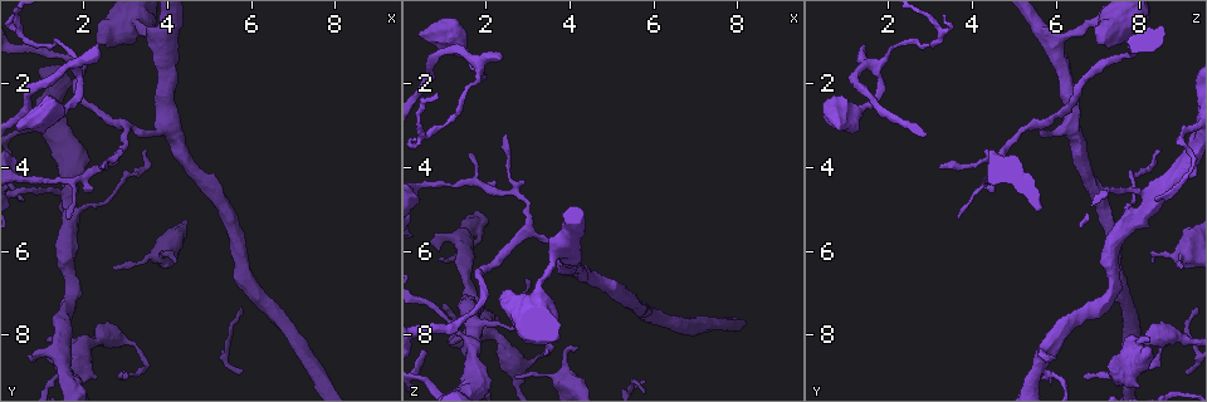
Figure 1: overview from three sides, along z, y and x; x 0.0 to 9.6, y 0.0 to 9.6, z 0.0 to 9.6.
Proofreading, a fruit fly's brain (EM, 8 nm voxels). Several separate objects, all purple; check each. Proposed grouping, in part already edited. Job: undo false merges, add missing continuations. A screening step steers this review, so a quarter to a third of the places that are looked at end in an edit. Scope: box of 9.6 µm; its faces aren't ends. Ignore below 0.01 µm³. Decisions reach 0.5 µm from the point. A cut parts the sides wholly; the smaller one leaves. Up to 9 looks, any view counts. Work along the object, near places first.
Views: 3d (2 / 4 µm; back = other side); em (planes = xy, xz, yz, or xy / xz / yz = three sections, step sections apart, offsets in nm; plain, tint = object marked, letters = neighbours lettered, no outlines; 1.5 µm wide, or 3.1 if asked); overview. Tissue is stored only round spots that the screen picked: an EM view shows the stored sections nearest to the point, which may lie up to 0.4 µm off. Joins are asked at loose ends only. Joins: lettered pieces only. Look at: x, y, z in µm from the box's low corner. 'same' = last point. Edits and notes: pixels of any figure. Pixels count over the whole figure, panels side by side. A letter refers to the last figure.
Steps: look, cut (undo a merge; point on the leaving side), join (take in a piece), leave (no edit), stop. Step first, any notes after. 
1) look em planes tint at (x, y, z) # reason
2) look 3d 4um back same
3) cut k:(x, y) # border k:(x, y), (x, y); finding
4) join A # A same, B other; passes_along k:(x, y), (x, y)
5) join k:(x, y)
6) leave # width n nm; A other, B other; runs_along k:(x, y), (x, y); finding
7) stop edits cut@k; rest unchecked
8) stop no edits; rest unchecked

look em planes letters at (0.95, 8.60, 5.90) # an open end

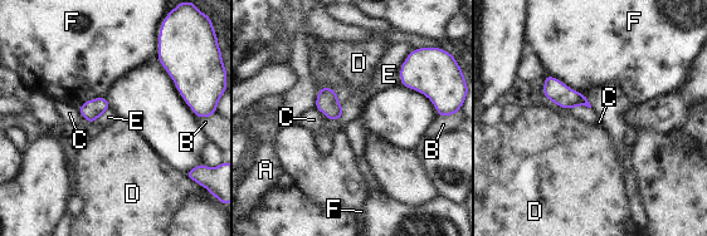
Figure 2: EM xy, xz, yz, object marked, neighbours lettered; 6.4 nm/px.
leave # A other, B other, C other, D other, E other, F other; border 2:(410, 52), (400, 68), (400, 84); none of them fits

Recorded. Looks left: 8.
look em planes letters at (2.45, 1.10, 7.00) # an open end

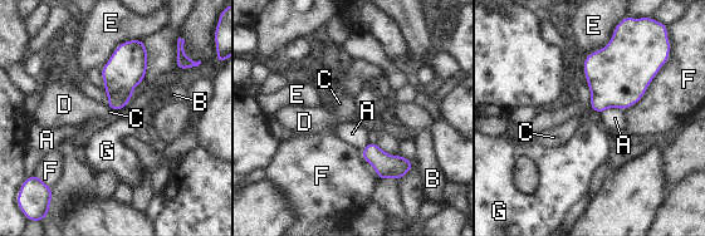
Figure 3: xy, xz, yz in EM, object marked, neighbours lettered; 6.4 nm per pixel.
leave # A other, B other, C other, D other, E other, F other, G other; border 3:(592, 108), (597, 112); no lettered piece goes on from it

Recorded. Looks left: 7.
look 3d 4um at (3.80, 6.05, 9.05) # a fork

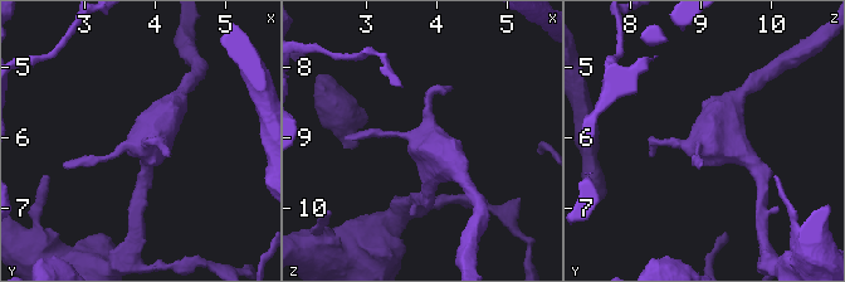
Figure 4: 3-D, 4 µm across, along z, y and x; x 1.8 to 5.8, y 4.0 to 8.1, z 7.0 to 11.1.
look em yz step 4 tint at (3.75, 6.15, 9.15)

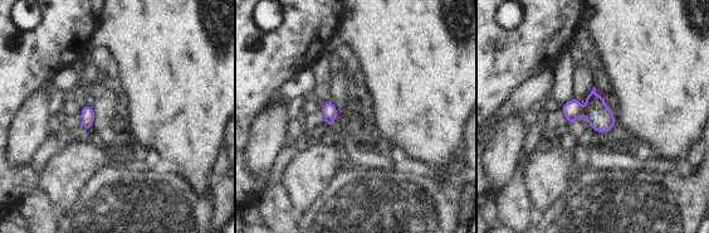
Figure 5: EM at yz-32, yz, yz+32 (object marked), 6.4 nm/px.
look em planes letters same

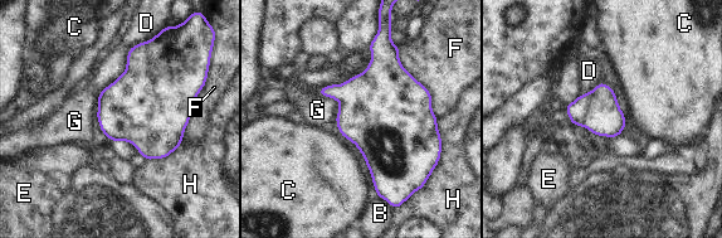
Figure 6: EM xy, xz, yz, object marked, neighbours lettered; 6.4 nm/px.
leave # longest_contact F 550 nm; B other, C other, D other, E other, F other, G other, H other; border 6:(320, 93), (338, 102), (336, 120); all the same neuron

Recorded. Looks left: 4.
look 3d 2um at (2.90, 9.05, 6.65) # tapers out

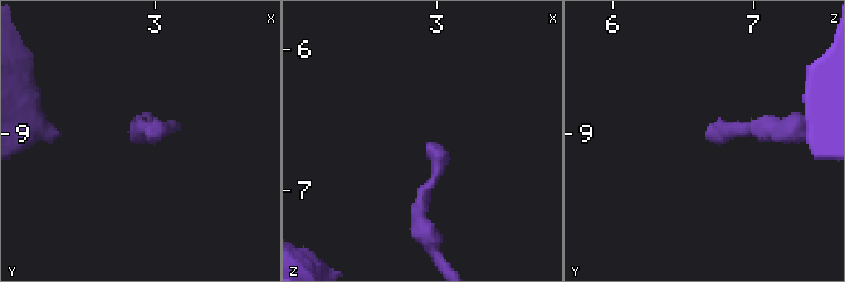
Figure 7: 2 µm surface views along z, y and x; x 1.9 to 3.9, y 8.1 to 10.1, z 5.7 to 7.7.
look em planes tint at (2.96, 9.02, 6.66) # now the EM

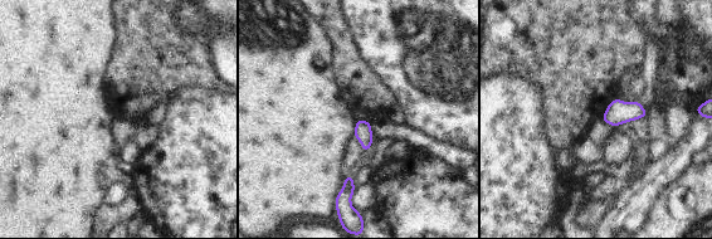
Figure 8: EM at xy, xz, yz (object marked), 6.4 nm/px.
look em planes letters same # see the neighbours

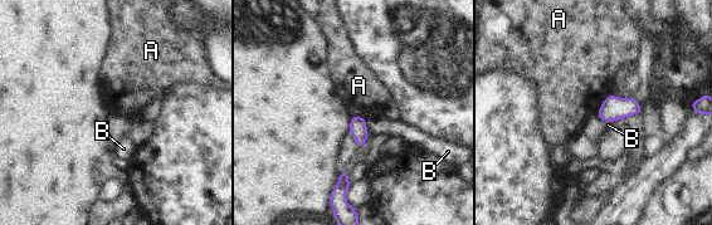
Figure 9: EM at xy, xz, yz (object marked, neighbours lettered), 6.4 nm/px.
leave # A other, B other; border 9:(609, 94), (595, 113); no lettered piece goes on from it

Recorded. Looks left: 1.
stop no edits; rest unchecked

